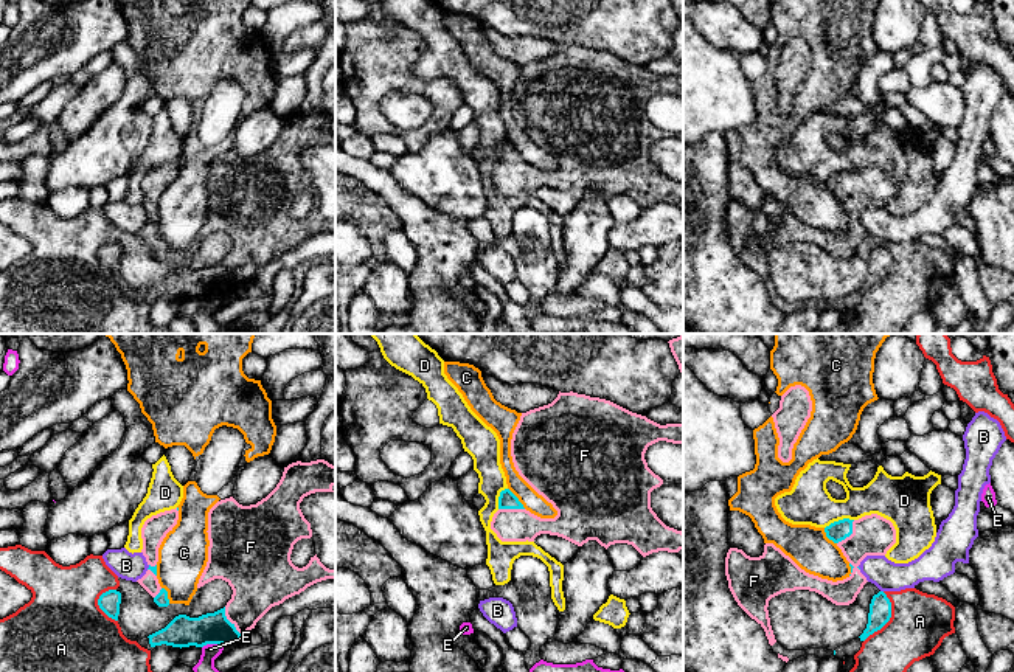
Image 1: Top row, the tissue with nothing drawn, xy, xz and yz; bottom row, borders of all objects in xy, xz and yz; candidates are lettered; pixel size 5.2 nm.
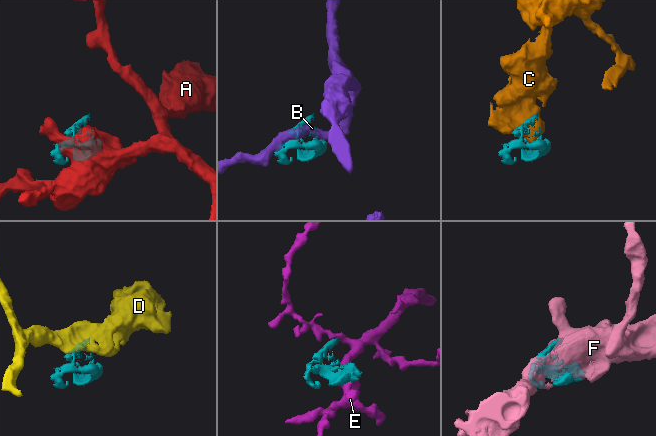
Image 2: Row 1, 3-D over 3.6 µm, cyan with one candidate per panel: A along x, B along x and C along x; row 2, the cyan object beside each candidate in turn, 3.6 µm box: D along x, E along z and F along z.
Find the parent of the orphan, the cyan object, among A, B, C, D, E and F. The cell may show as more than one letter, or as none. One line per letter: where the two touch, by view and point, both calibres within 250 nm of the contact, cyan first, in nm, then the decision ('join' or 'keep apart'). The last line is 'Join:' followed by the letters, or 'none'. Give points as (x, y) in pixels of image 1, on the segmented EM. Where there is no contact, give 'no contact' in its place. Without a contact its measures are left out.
A: meets cyan in yz at (890, 616); 110 nm thick on the cyan side, 300 nm on the other; keep apart
B: meets cyan in xy at (149, 567); 30 nm thick on the cyan side, 140 nm on the other; keep apart
C: meets cyan in xz at (517, 498); 90 nm thick on the cyan side, 100 nm on the other; keep apart
D: meets cyan in yz at (839, 520); 110 nm thick on the cyan side, 220 nm on the other; keep apart
E: meets cyan in xy at (211, 643); 160 nm thick on the cyan side, 90 nm on the other; keep apart
F: meets cyan in xy at (229, 621); 160 nm thick on the cyan side, 280 nm on the other; join
Join: F

